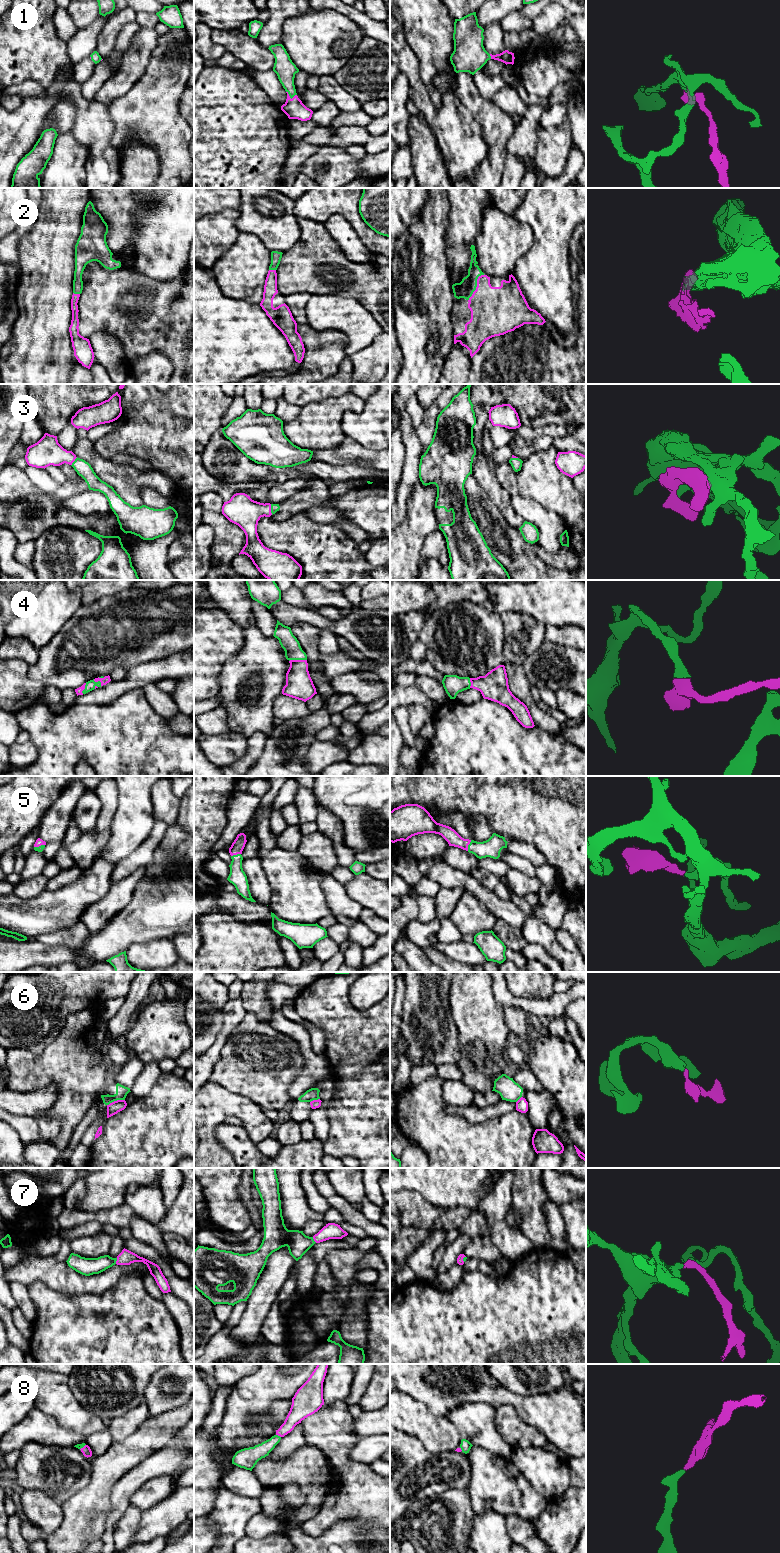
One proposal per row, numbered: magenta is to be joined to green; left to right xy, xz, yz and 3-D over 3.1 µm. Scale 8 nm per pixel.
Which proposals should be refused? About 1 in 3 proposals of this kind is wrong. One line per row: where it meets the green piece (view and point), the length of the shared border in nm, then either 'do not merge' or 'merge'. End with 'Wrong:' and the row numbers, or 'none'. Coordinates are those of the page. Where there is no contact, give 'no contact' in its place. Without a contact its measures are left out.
1: meets green in xz at (290, 97); contact 90 nm long; merge
2: meets green in yz at (476, 286); contact 240 nm long; merge
3: meets green in xz at (271, 509); contact 90 nm long; merge
4: meets green in xz at (297, 659); contact 140 nm long; merge
5: meets green in yz at (468, 845); contact 90 nm long; merge
6: meets green in xy at (115, 1100); contact 150 nm long; do not merge
7: meets green in xy at (116, 1260); contact 50 nm long; merge
8: meets green in xz at (277, 1435); contact 50 nm long; merge
Wrong: 6

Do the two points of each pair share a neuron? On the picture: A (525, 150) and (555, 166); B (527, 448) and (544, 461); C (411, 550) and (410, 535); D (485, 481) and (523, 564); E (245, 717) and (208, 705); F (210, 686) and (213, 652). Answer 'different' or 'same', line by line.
A: different
B: different
C: same
D: different
E: different
F: same

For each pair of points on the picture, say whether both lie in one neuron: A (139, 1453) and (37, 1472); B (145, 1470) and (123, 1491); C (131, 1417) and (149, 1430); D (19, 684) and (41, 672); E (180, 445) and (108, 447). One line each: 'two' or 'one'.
A: two
B: one
C: two
D: two
E: one

